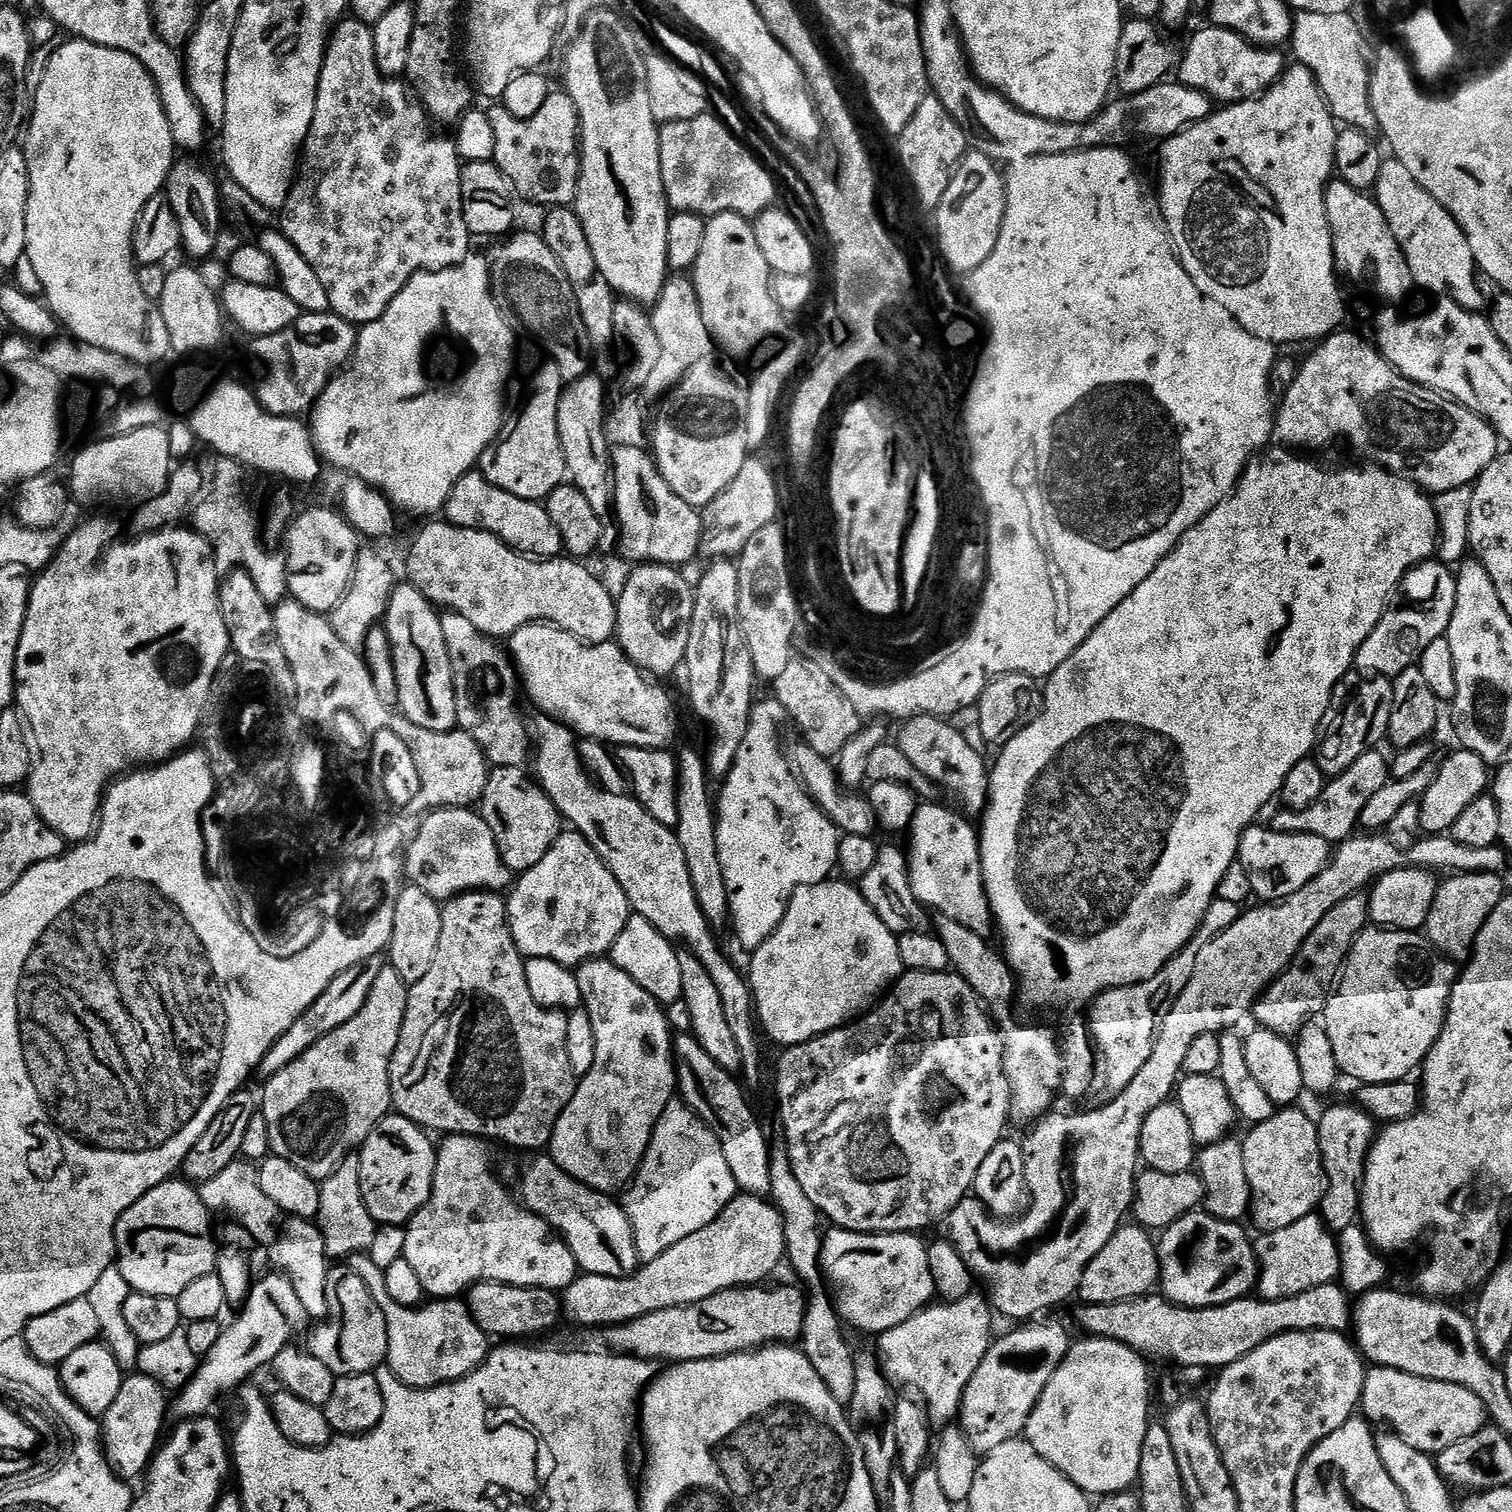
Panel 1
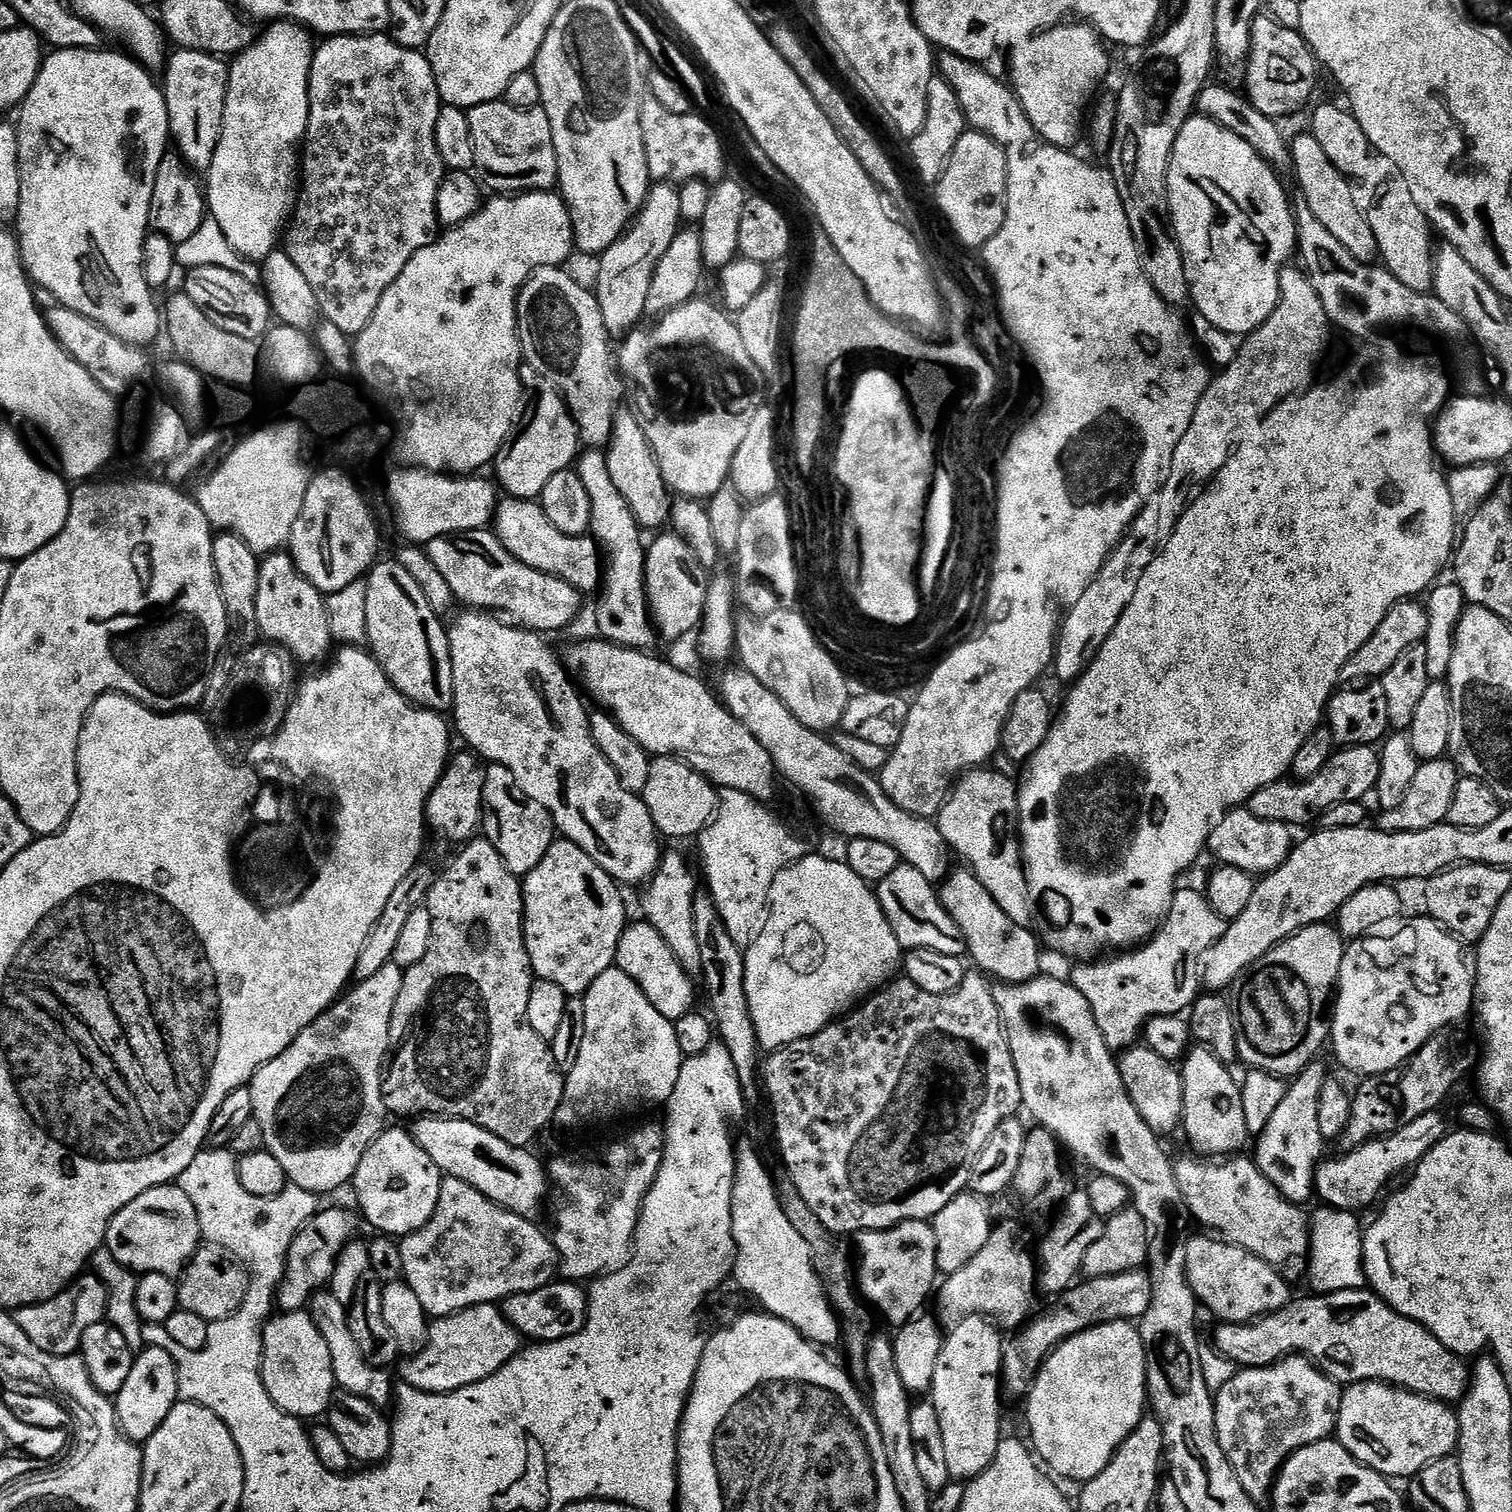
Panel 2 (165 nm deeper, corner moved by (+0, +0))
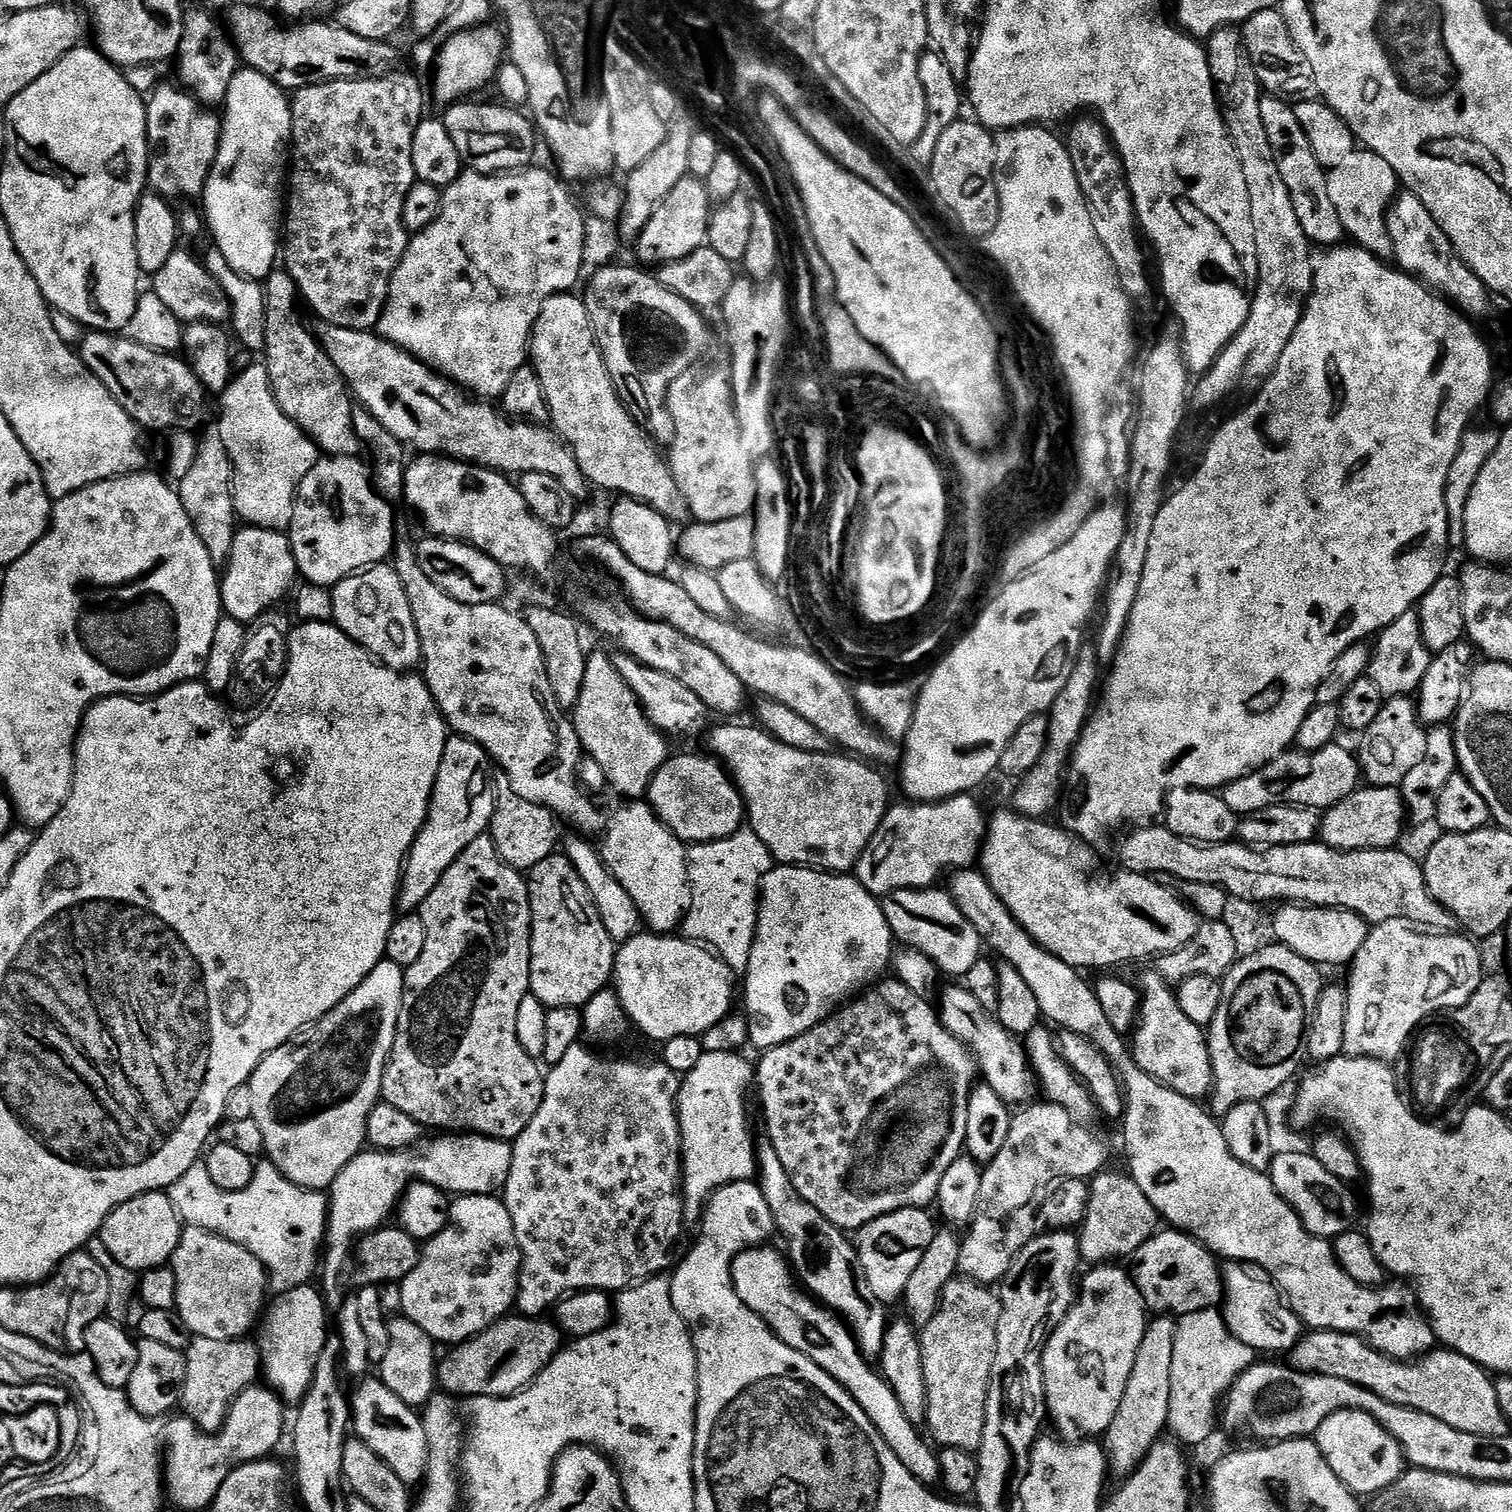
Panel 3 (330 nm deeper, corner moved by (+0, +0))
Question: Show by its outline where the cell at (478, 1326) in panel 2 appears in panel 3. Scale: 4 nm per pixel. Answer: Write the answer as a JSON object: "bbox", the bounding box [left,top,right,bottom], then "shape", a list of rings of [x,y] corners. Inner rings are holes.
{"bbox":[438,1314,562,1398],"shape":[[[509,1314],[472,1340],[455,1345],[449,1351],[452,1353],[439,1361],[438,1384],[445,1393],[456,1398],[515,1396],[536,1379],[561,1347],[562,1333],[551,1319]]]}

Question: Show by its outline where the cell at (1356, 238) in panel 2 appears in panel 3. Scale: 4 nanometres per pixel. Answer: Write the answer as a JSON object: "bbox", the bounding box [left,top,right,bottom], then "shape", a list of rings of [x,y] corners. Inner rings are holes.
{"bbox":[1261,94,1346,245],"shape":[[[1268,94],[1261,99],[1261,112],[1266,138],[1270,138],[1270,146],[1274,146],[1278,174],[1282,174],[1286,190],[1290,190],[1290,202],[1294,202],[1294,211],[1298,214],[1302,230],[1313,245],[1343,245],[1346,233],[1338,218],[1338,210],[1334,210],[1334,202],[1330,202],[1328,172],[1318,162],[1314,150],[1310,150],[1310,138],[1306,138],[1306,130],[1302,130],[1302,125],[1298,123],[1295,107],[1287,99]]]}

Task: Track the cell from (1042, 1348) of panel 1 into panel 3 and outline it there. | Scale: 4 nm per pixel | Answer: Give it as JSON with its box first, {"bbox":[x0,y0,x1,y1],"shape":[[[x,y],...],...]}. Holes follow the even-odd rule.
{"bbox":[1134,1230,1224,1318],"shape":[[[1179,1230],[1157,1231],[1140,1247],[1138,1261],[1140,1265],[1134,1268],[1134,1279],[1138,1290],[1142,1294],[1145,1304],[1156,1314],[1171,1314],[1181,1318],[1184,1315],[1194,1314],[1195,1311],[1215,1308],[1221,1303],[1224,1295],[1224,1281],[1222,1279],[1222,1264],[1219,1259],[1202,1242]]]}

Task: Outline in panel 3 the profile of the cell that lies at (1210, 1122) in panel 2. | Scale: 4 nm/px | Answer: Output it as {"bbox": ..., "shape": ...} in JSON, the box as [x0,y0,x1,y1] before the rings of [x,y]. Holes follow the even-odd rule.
{"bbox":[1130,973,1212,1101],"shape":[[[1159,973],[1145,976],[1142,996],[1139,1020],[1130,1040],[1136,1065],[1170,1090],[1191,1100],[1203,1101],[1203,1096],[1205,1099],[1212,1091],[1212,1063],[1205,1029],[1182,1014],[1173,989]]]}

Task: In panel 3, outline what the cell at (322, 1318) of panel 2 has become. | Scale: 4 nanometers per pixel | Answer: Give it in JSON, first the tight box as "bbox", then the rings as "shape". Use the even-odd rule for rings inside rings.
{"bbox":[350,1378,428,1485],"shape":[[[364,1378],[357,1384],[356,1393],[350,1396],[350,1424],[355,1439],[366,1442],[404,1484],[419,1485],[428,1469],[428,1443],[421,1413],[402,1402],[379,1378]]]}

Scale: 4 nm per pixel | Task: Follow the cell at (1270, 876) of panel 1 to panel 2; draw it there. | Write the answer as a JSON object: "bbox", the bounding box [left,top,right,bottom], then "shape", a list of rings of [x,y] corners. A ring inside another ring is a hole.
{"bbox":[1207,807,1294,878],"shape":[[[1247,807],[1231,809],[1213,823],[1208,836],[1207,851],[1221,856],[1223,863],[1247,872],[1253,878],[1263,878],[1270,872],[1276,872],[1288,861],[1294,847],[1293,829],[1282,822],[1266,822],[1254,818]]]}

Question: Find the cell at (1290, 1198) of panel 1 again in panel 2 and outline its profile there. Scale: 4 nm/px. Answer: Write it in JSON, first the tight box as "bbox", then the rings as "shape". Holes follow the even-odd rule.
{"bbox":[1254,1062,1326,1205],"shape":[[[1313,1062],[1306,1065],[1288,1084],[1286,1090],[1286,1098],[1282,1098],[1282,1103],[1278,1106],[1278,1110],[1274,1110],[1274,1118],[1270,1118],[1270,1122],[1266,1126],[1266,1130],[1255,1141],[1256,1153],[1254,1159],[1256,1164],[1262,1170],[1262,1174],[1269,1180],[1280,1193],[1282,1193],[1291,1204],[1307,1205],[1308,1199],[1313,1199],[1314,1185],[1316,1182],[1316,1169],[1322,1163],[1322,1157],[1325,1155],[1324,1147],[1326,1141],[1322,1130],[1318,1130],[1318,1098],[1322,1094],[1322,1086],[1326,1083],[1324,1076],[1324,1068],[1320,1062]]]}

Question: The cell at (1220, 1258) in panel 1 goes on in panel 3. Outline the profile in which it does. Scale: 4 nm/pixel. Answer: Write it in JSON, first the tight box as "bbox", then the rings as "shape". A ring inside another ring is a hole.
{"bbox":[1222,1262,1302,1354],"shape":[[[1228,1262],[1223,1265],[1222,1279],[1224,1281],[1222,1313],[1230,1334],[1260,1354],[1291,1353],[1302,1335],[1300,1317],[1292,1311],[1267,1275],[1257,1274],[1239,1262]]]}

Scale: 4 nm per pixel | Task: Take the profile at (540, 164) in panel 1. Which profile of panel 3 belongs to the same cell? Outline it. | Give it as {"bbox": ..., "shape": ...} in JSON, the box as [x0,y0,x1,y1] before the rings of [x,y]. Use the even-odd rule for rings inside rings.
{"bbox":[442,102,538,176],"shape":[[[457,102],[443,113],[442,119],[446,130],[450,130],[450,138],[454,138],[454,144],[458,146],[458,154],[461,161],[471,171],[481,172],[484,176],[494,176],[497,174],[507,174],[527,169],[533,163],[536,156],[536,140],[538,144],[538,129],[523,111],[512,106],[498,104],[468,104],[472,102]]]}

